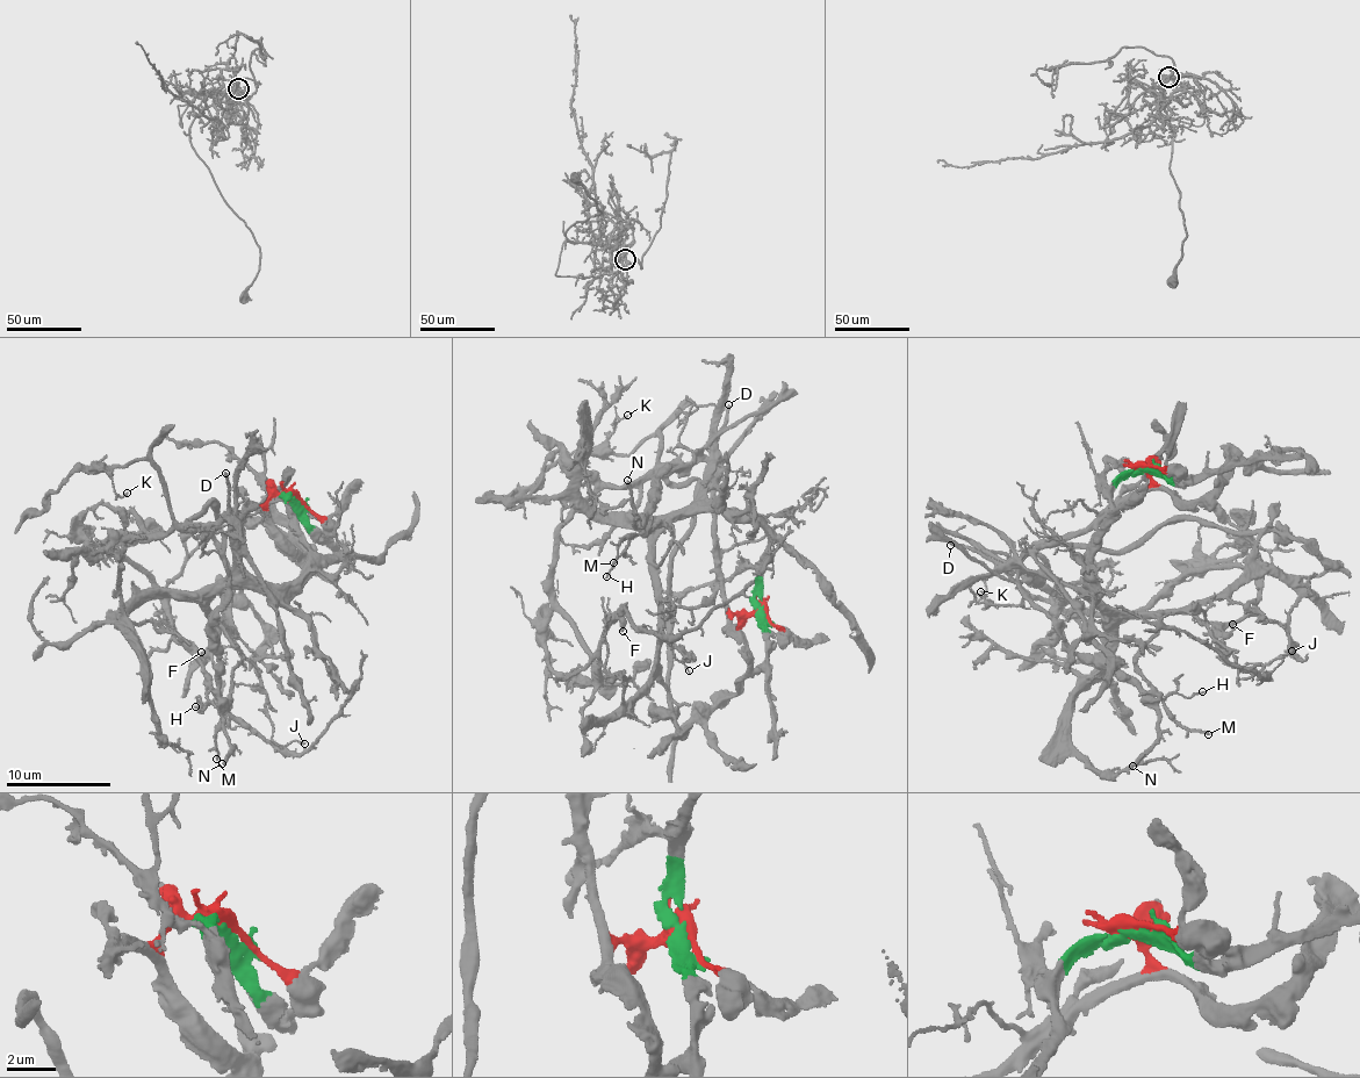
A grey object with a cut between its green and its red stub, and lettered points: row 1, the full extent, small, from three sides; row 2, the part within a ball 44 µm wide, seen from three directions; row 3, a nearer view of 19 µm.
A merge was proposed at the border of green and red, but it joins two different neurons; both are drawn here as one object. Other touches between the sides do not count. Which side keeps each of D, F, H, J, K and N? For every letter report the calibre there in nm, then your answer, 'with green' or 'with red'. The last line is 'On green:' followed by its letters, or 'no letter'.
D: 220 nm thick; with green
F: 130 nm thick; with red
H: 120 nm thick; with green
J: 110 nm thick; with red
K: 120 nm thick; with red
N: 240 nm thick; with red
On green: D, H

